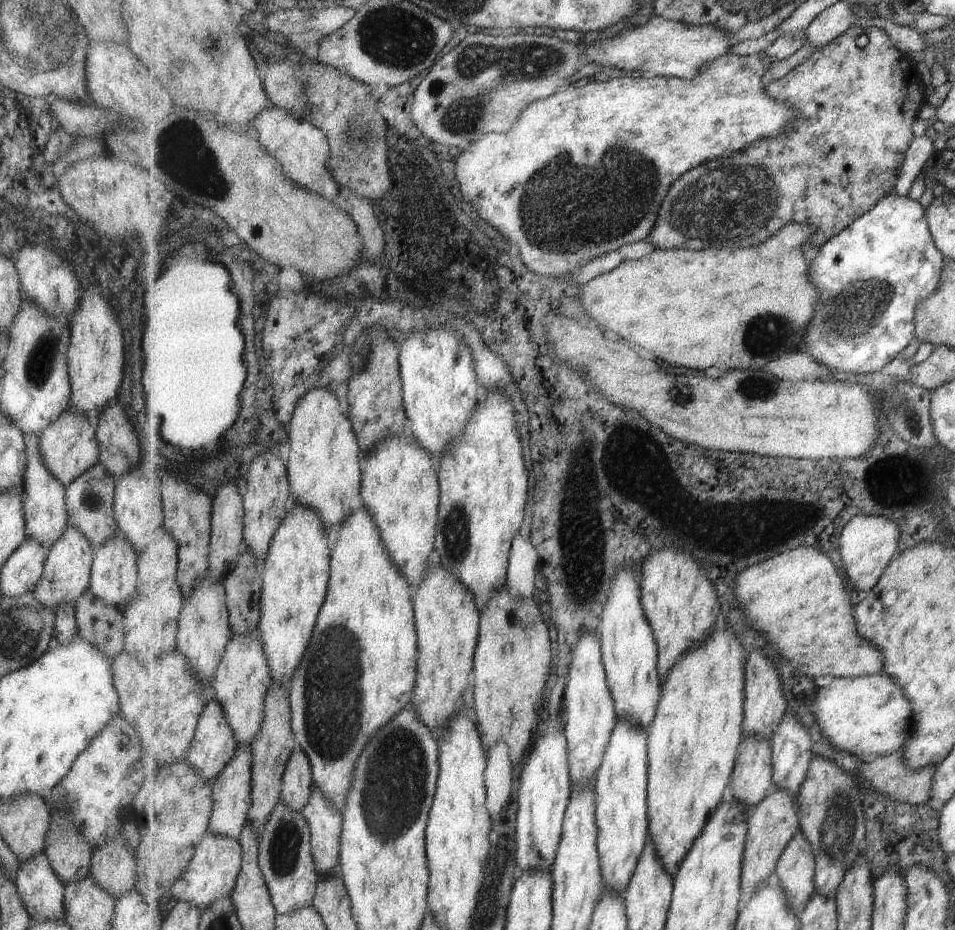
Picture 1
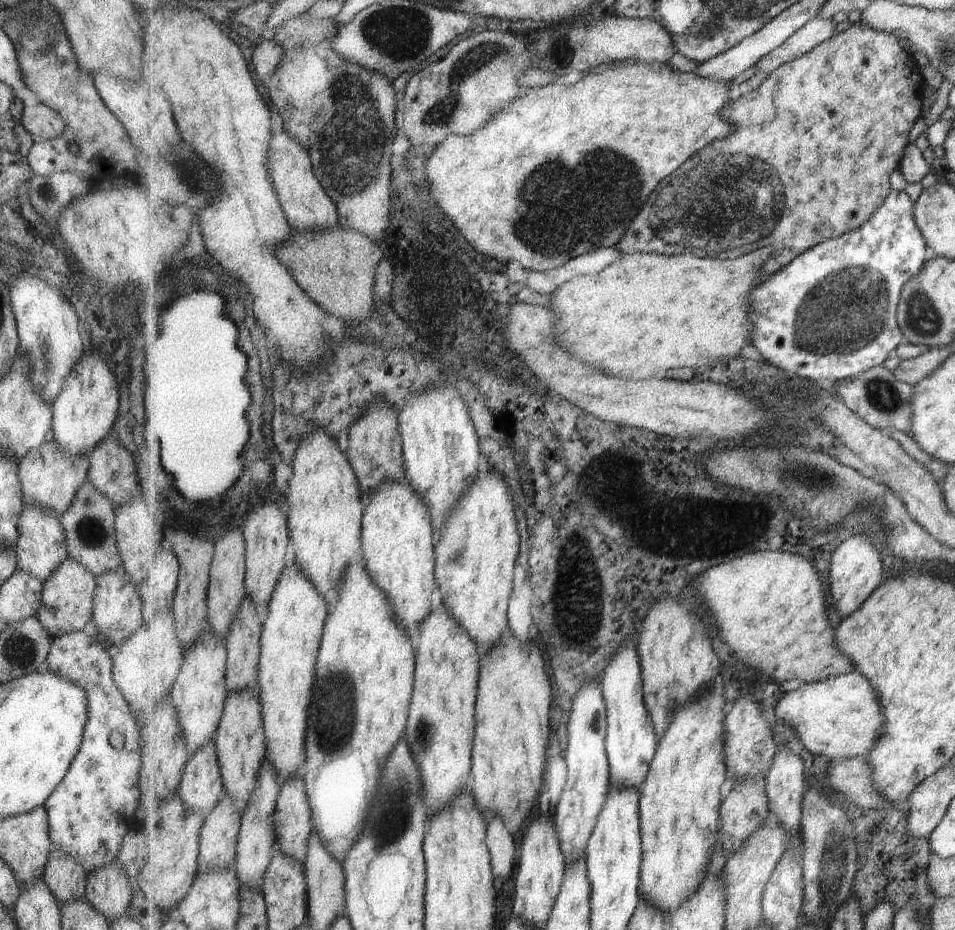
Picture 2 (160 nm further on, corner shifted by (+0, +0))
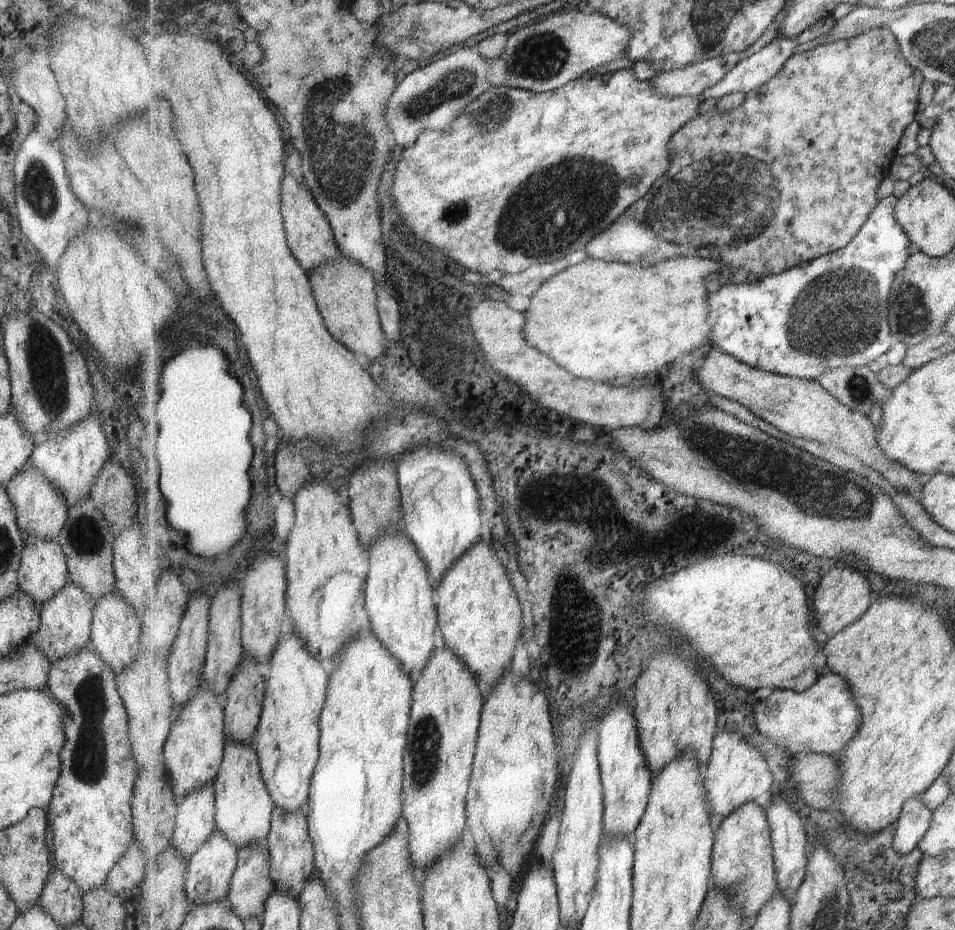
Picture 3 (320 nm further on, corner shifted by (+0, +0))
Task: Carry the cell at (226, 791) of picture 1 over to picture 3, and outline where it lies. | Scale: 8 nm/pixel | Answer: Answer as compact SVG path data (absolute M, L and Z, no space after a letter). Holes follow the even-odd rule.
M219 830L199 849L199 852L187 862L186 893L193 905L204 905L227 899L232 885L233 875L238 867L238 848Z

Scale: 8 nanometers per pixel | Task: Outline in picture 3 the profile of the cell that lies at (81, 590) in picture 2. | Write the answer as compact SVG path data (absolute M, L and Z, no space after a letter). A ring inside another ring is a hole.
M68 582L58 590L48 601L41 604L40 623L31 640L34 646L50 664L66 655L75 654L88 644L90 624L94 603L89 595Z

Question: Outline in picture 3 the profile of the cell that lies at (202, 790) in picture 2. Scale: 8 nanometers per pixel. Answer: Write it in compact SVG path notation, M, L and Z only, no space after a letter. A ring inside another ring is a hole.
M211 785L194 790L179 801L172 846L187 862L217 831L216 802L216 790Z

